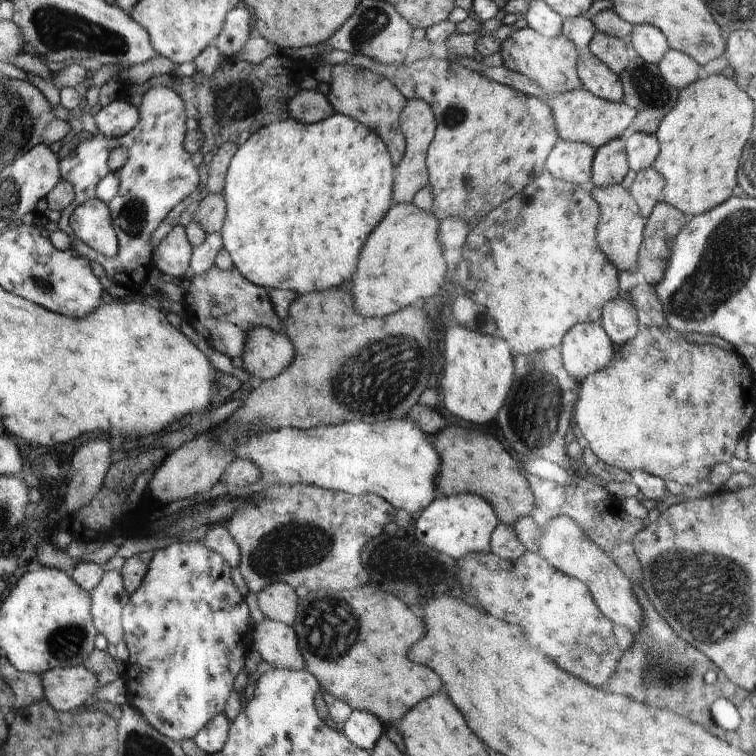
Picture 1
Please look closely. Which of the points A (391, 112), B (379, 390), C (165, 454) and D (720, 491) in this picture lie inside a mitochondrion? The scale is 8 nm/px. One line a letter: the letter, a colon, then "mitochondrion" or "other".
A: other
B: mitochondrion
C: other
D: other

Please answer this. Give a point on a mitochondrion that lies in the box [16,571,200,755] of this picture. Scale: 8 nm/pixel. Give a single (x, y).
(65, 643)

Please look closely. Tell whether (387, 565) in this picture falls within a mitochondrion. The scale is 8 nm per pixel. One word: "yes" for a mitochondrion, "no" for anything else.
yes

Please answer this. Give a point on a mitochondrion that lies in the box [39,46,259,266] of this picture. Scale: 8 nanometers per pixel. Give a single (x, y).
(133, 215)

